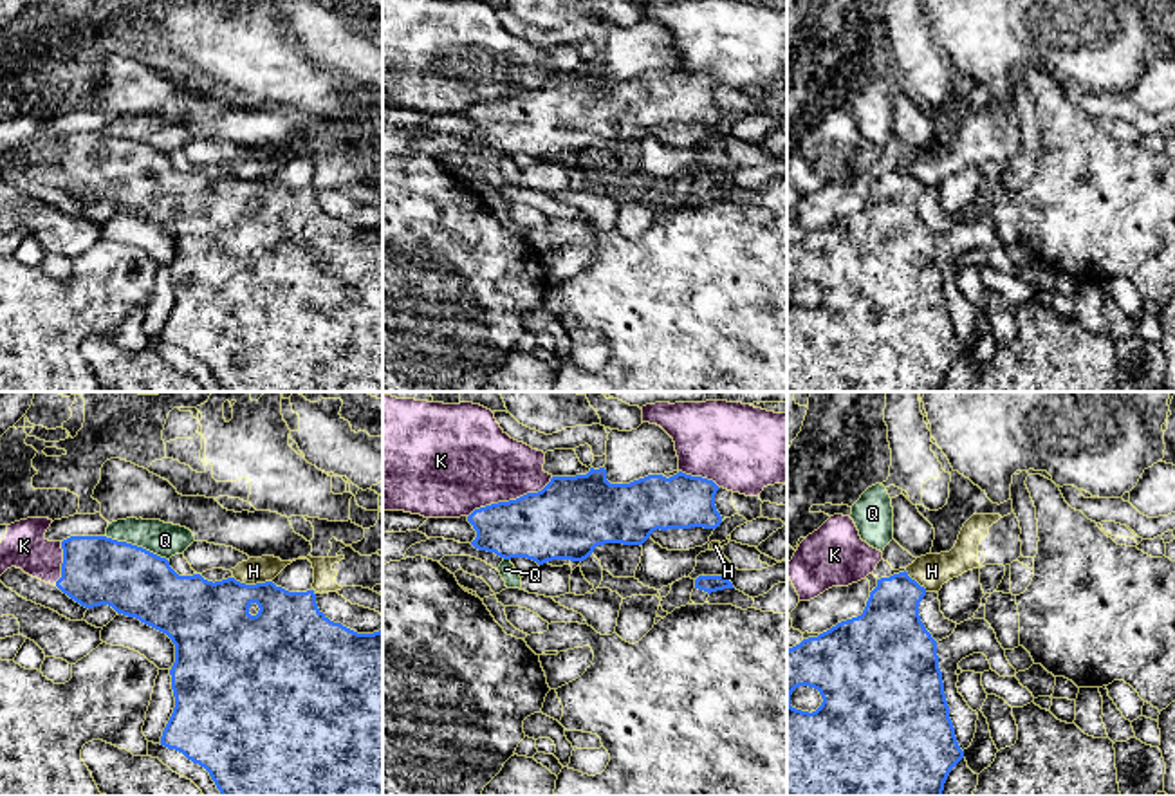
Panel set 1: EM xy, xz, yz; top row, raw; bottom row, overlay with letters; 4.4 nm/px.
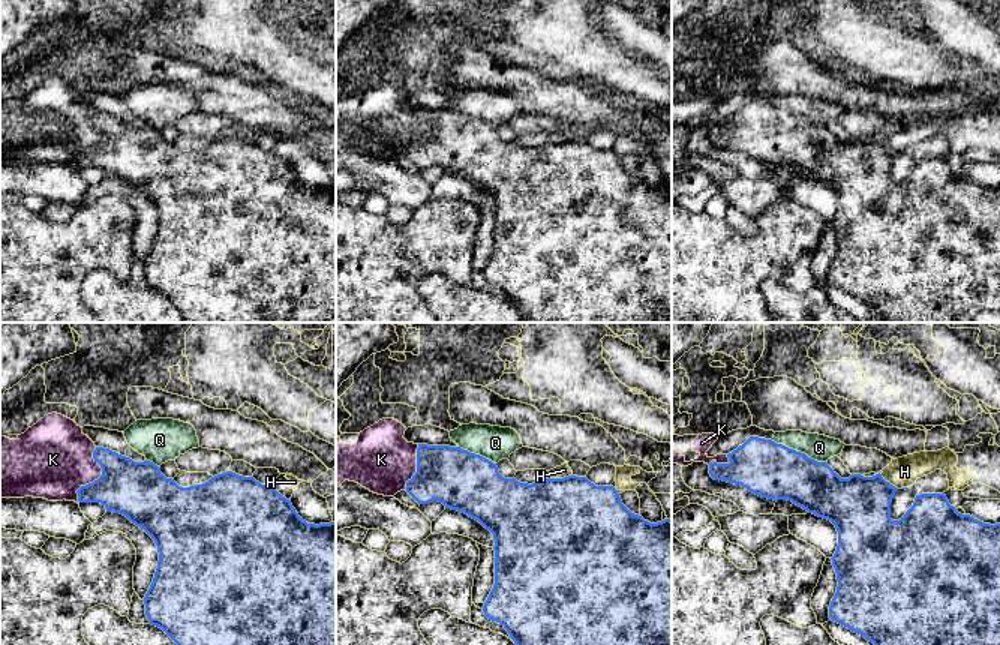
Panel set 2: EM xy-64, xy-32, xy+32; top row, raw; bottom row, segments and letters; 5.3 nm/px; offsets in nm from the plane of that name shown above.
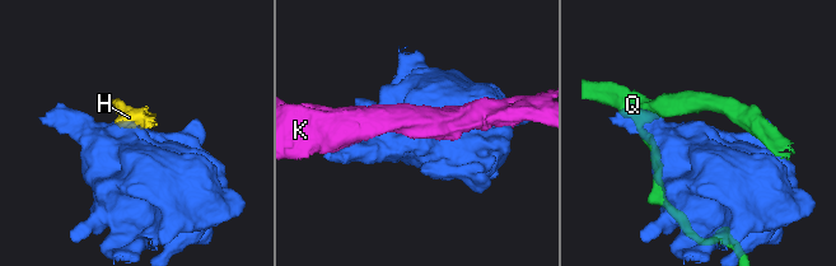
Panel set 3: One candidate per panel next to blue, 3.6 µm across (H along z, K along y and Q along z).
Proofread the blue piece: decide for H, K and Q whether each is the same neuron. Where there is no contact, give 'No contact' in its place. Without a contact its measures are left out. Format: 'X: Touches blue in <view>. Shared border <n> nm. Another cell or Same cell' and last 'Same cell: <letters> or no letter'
H: Touches blue in xy. Shared border 190 nm. Another cell
K: Touches blue in xz. Shared border 420 nm. Another cell
Q: Touches blue in xy. Shared border 300 nm. Another cell
Same cell: no letter

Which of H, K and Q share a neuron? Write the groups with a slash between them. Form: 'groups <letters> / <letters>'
groups H / K / Q

